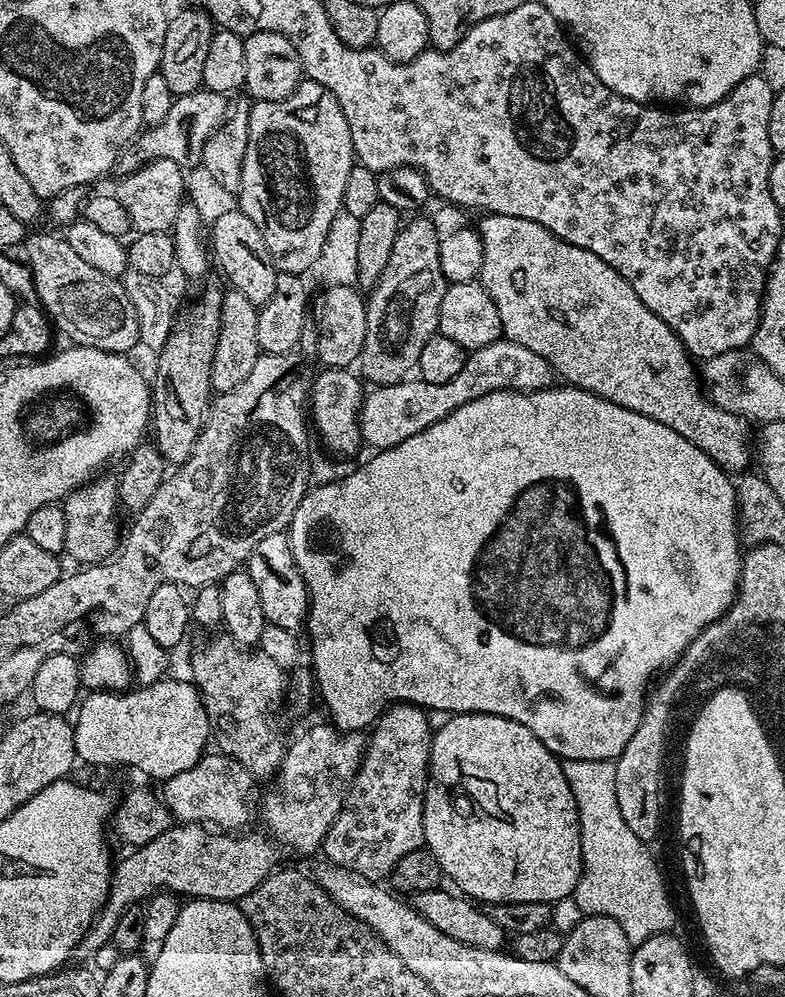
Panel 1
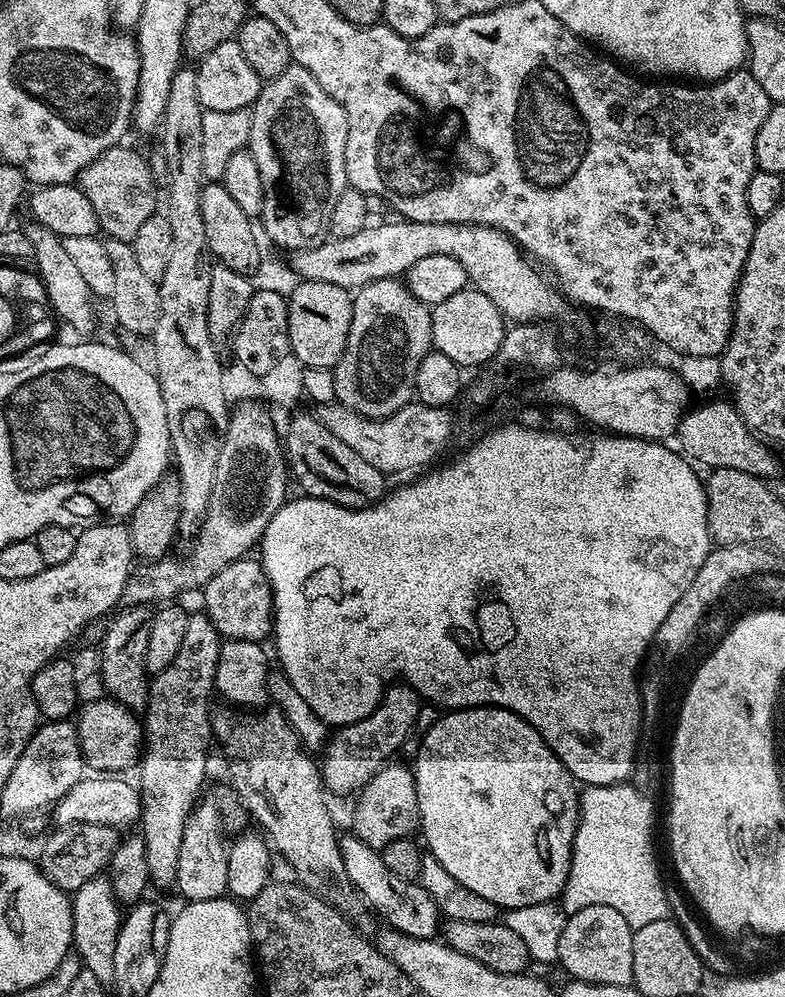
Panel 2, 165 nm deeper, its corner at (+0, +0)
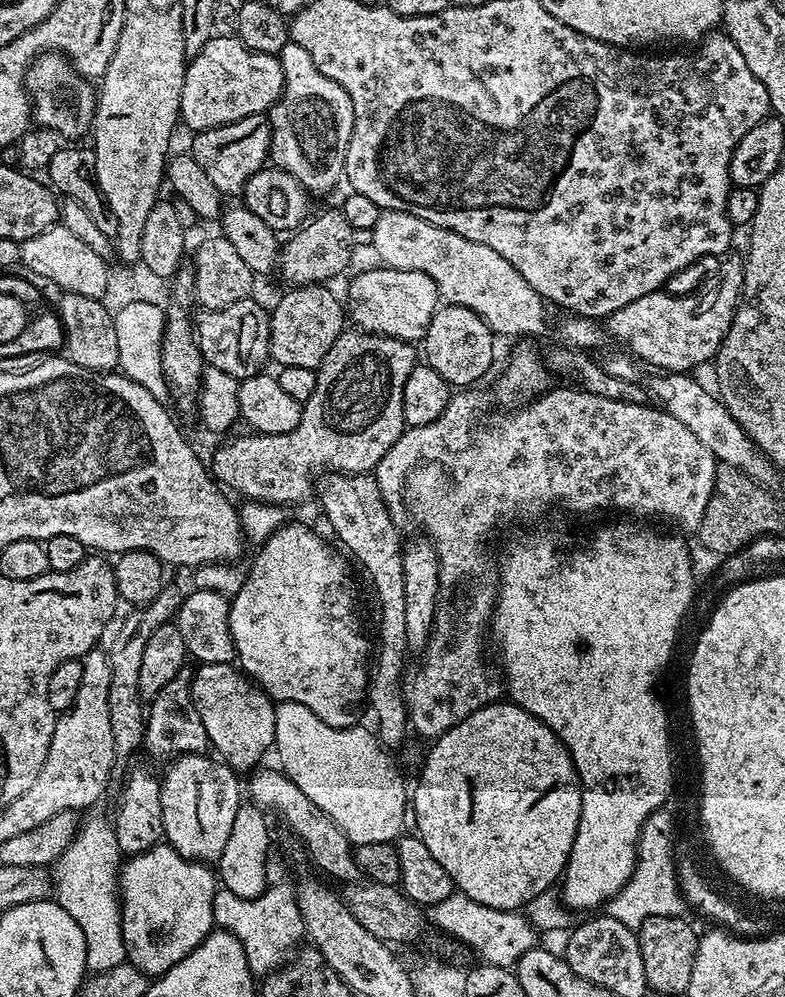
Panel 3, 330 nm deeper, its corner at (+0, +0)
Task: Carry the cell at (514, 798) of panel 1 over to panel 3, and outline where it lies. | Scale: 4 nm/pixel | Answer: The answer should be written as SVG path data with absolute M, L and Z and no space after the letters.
M497 702L474 710L474 714L462 718L458 726L435 737L431 744L432 749L429 750L428 757L425 755L419 765L420 781L417 782L416 789L413 787L410 792L410 812L412 816L416 815L415 835L426 844L430 853L434 854L435 861L446 870L462 895L474 898L474 902L482 902L482 906L494 906L494 910L514 912L523 909L534 898L538 898L538 894L549 891L555 880L557 883L563 877L564 867L568 864L574 846L582 810L582 794L580 779L566 746L556 737L554 730L550 730L550 726L546 726L525 708L519 708L511 702Z

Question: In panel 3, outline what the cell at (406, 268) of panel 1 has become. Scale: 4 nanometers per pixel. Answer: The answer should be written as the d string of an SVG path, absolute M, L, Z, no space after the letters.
M341 332L316 369L314 394L302 405L298 426L286 434L247 434L222 445L210 460L213 477L225 489L241 492L245 501L293 506L313 495L312 475L323 468L332 474L371 473L404 433L402 389L416 363L415 343L373 332Z

